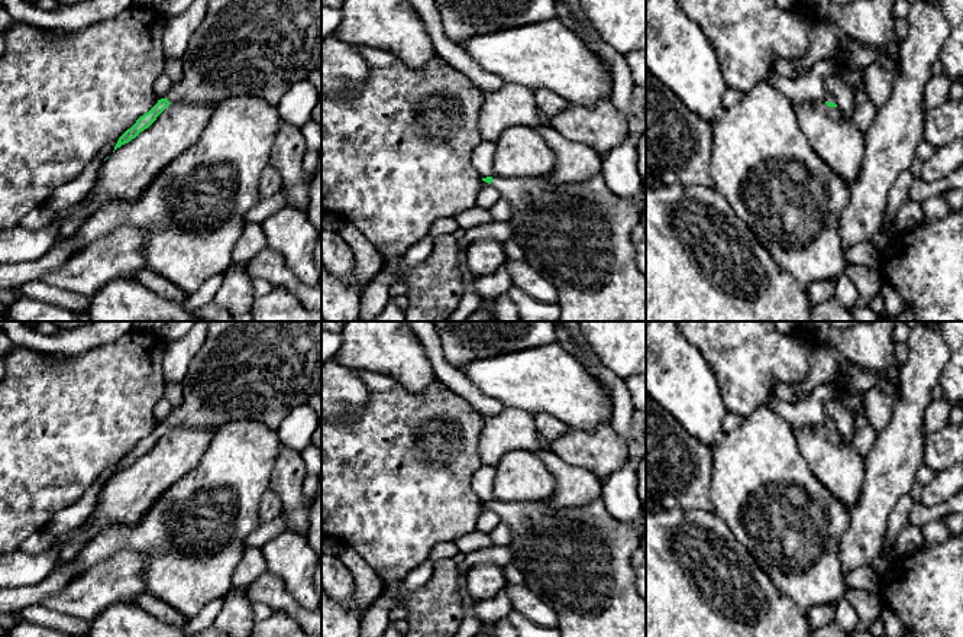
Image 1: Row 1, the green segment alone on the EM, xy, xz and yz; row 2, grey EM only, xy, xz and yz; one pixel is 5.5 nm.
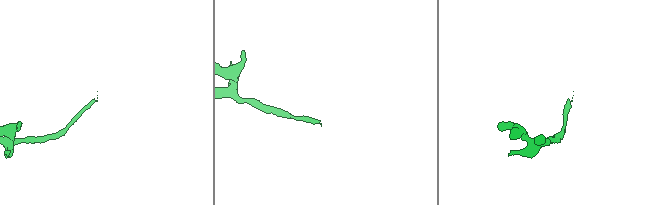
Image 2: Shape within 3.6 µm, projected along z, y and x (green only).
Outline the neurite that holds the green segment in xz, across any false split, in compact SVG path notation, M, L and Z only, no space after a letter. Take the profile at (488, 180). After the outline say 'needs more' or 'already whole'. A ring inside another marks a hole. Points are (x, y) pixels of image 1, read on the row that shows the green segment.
M549 175L529 178L487 177L500 197L513 207L508 224L513 239L523 246L524 261L558 291L559 321L646 321L646 275L639 269L633 229L646 211L646 190L634 198L614 194L602 175L581 184L553 184Z; needs more

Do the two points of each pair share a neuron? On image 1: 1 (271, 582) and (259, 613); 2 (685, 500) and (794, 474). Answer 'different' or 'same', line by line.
1: different
2: different

